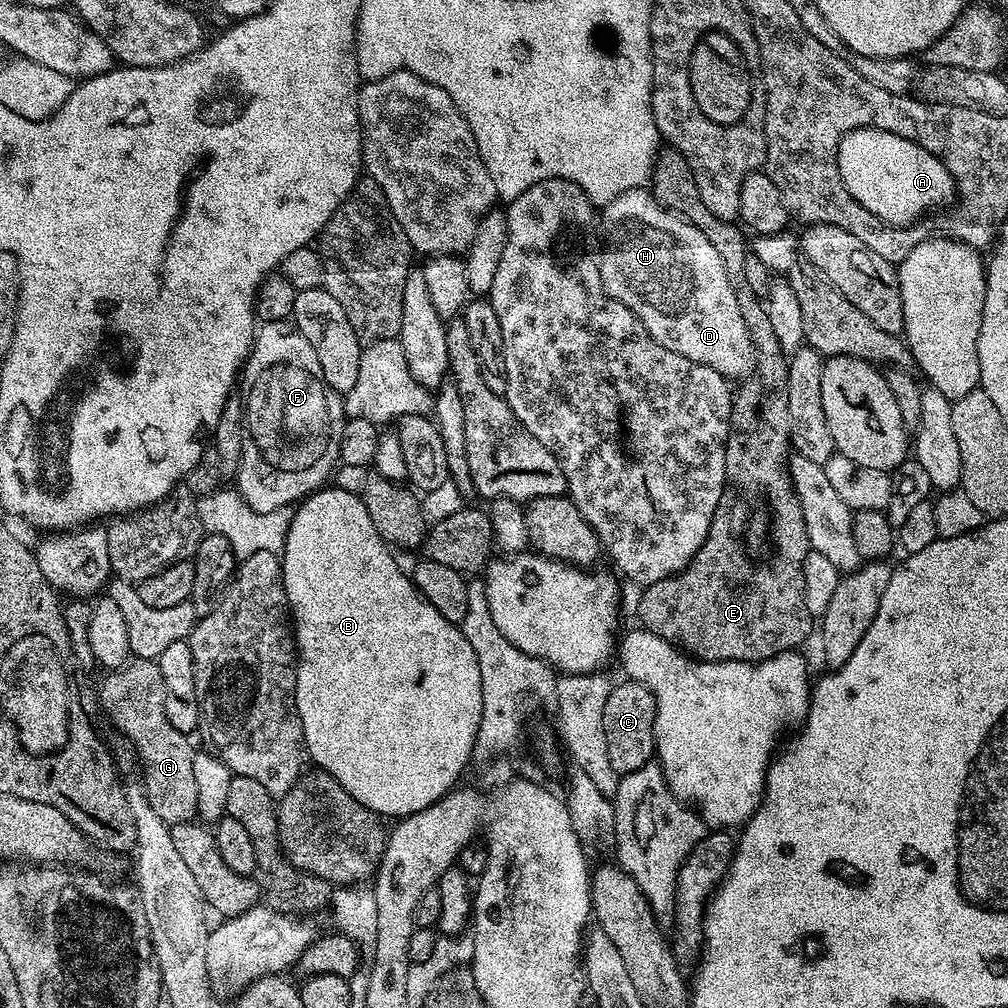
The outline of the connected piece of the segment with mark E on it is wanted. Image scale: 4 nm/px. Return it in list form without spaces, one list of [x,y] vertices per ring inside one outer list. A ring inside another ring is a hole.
[[[736,464],[724,465],[724,489],[720,495],[718,506],[714,510],[714,514],[710,518],[710,530],[706,534],[706,538],[702,542],[700,549],[694,554],[694,558],[680,571],[675,572],[673,576],[662,578],[658,582],[647,585],[643,589],[644,592],[640,596],[640,601],[636,604],[636,612],[640,615],[639,623],[647,632],[654,633],[658,638],[662,638],[666,642],[670,642],[681,652],[697,659],[697,660],[741,660],[747,664],[757,664],[760,660],[769,660],[783,652],[790,652],[799,649],[800,643],[807,638],[808,635],[813,635],[814,618],[807,612],[806,602],[804,601],[804,584],[803,584],[803,560],[804,556],[809,551],[808,535],[806,534],[806,526],[802,514],[792,508],[792,504],[780,504],[780,519],[771,519],[770,526],[772,527],[772,540],[776,543],[776,553],[772,556],[772,561],[769,564],[755,564],[748,557],[748,552],[744,549],[744,527],[748,524],[748,519],[752,516],[752,507],[767,497],[768,490],[772,488],[772,472],[768,472],[768,476],[764,476],[764,472],[756,472],[756,468],[736,468]]]

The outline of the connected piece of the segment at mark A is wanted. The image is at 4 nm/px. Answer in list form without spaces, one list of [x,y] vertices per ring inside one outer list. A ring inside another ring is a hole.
[[[856,128],[840,140],[836,152],[838,177],[845,191],[881,223],[907,227],[930,208],[955,199],[955,184],[945,164],[913,140],[877,128]]]

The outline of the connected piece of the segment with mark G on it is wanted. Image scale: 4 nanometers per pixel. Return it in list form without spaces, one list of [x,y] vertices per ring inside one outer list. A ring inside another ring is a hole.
[[[129,659],[120,668],[111,669],[100,684],[100,704],[116,723],[116,728],[132,740],[144,767],[142,789],[154,813],[165,824],[186,824],[198,816],[198,785],[194,783],[196,752],[183,731],[174,730],[164,705],[162,670],[156,660]]]

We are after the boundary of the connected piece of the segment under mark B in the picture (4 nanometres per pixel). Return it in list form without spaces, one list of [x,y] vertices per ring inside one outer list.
[[[331,486],[321,492],[305,495],[295,505],[292,525],[284,536],[282,551],[282,579],[284,599],[290,613],[290,624],[294,629],[294,703],[300,719],[300,730],[304,735],[304,751],[317,769],[329,772],[349,794],[362,806],[375,812],[381,818],[403,818],[418,810],[426,810],[435,800],[440,800],[447,792],[456,775],[472,760],[472,747],[476,741],[476,731],[480,721],[480,675],[470,644],[463,632],[451,624],[434,605],[428,603],[416,590],[416,585],[396,565],[389,545],[380,539],[370,522],[363,499],[357,493],[347,492],[345,488]]]

